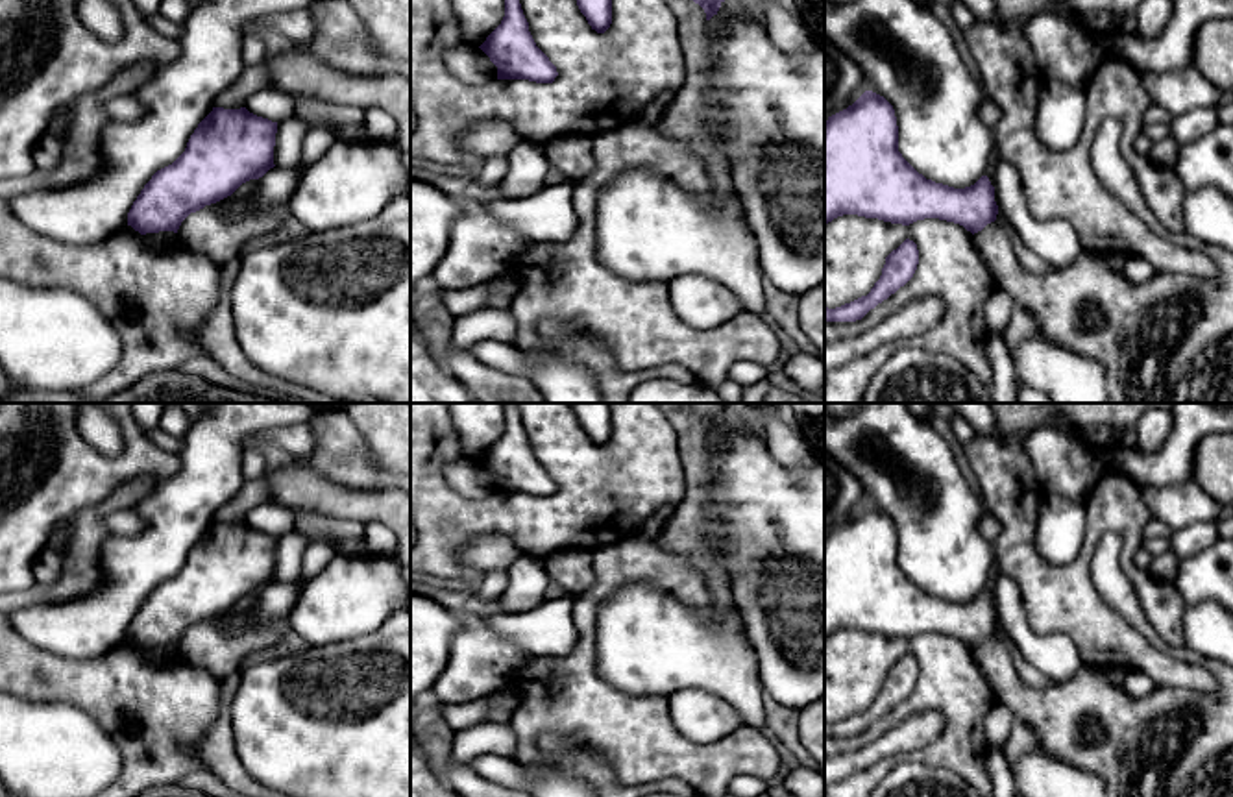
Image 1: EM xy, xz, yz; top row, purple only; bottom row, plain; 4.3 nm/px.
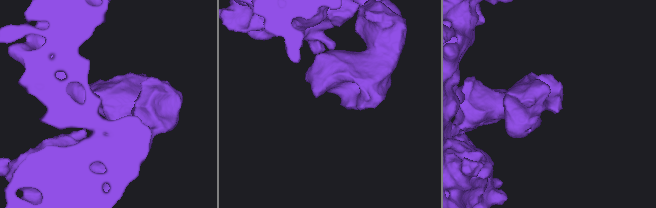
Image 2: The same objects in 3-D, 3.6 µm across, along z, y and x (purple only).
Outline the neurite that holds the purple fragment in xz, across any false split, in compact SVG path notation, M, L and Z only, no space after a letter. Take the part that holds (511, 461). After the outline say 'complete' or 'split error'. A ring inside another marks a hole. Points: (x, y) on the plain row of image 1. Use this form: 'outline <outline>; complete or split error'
outline M503 403L505 431L479 460L497 481L497 494L553 497L556 481L536 460L519 418L519 403Z; complete

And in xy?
outline M246 521L213 525L198 538L185 566L157 584L128 627L140 649L174 645L205 619L274 582L277 536Z; complete

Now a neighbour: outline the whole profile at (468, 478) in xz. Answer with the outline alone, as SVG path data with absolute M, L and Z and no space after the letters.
M464 459L449 464L444 475L447 484L466 499L486 501L497 494L497 481L479 460Z

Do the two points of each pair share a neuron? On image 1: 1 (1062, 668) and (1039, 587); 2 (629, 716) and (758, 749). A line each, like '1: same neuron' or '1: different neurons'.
1: different neurons
2: same neuron

